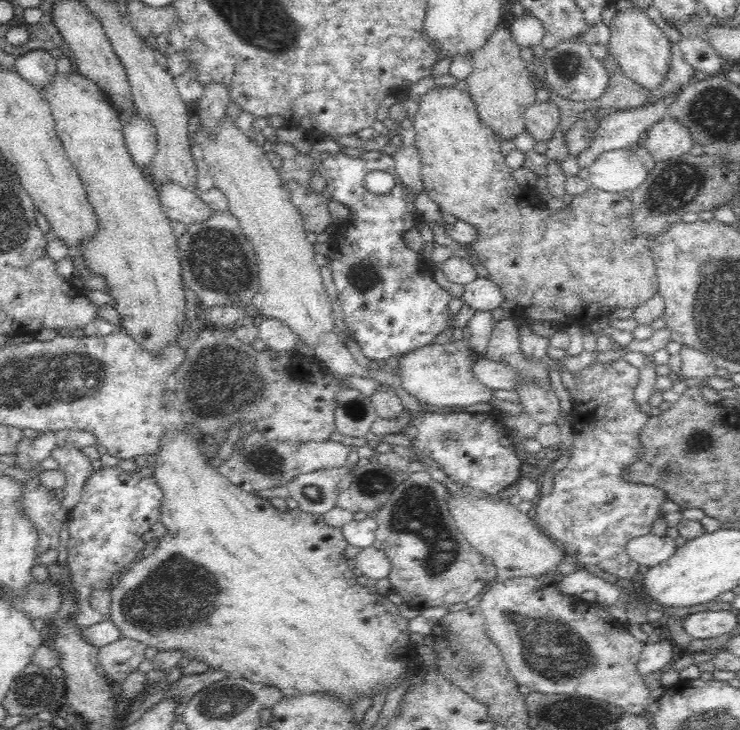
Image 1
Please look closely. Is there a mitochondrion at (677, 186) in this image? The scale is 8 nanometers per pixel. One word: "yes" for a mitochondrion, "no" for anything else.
yes

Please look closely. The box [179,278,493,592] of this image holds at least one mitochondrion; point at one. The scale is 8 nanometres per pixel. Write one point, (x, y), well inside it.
(228, 380)

